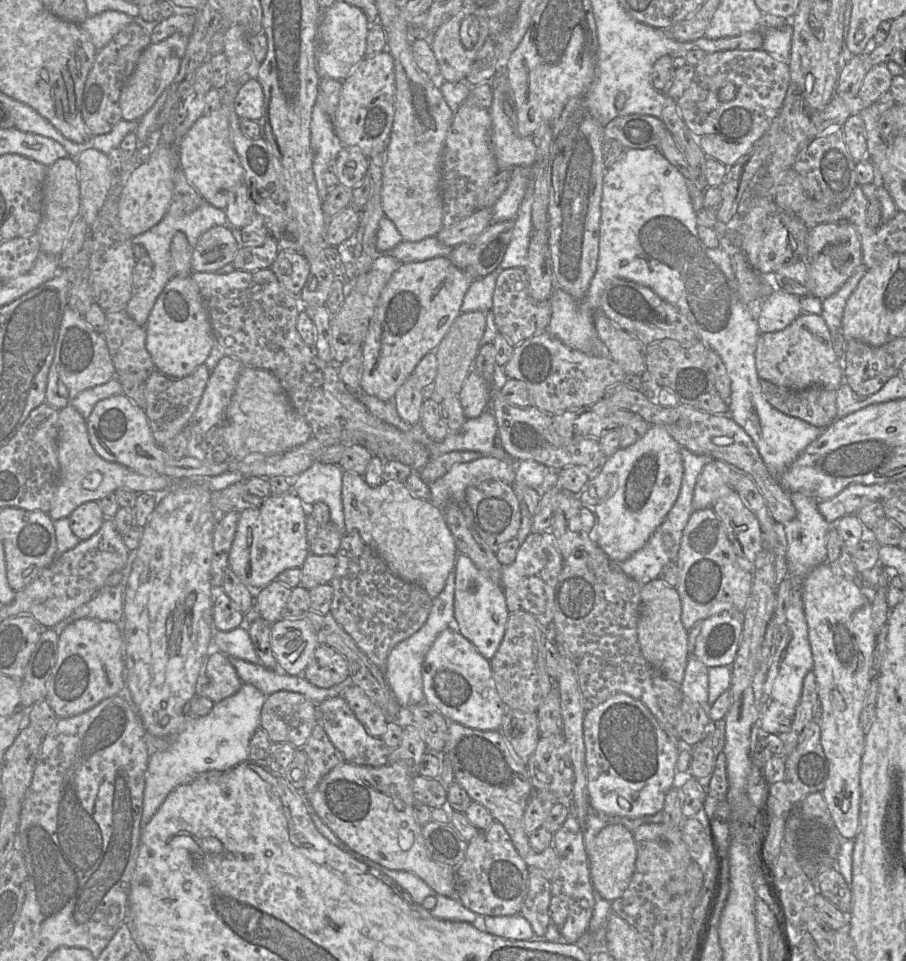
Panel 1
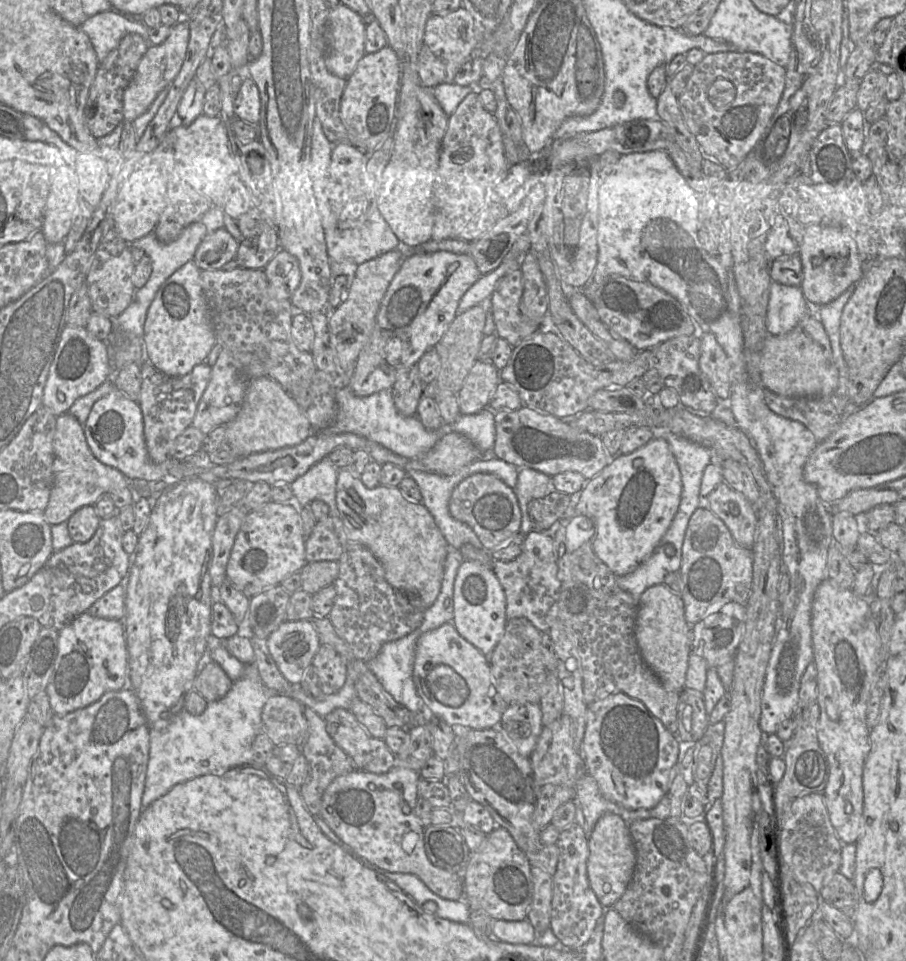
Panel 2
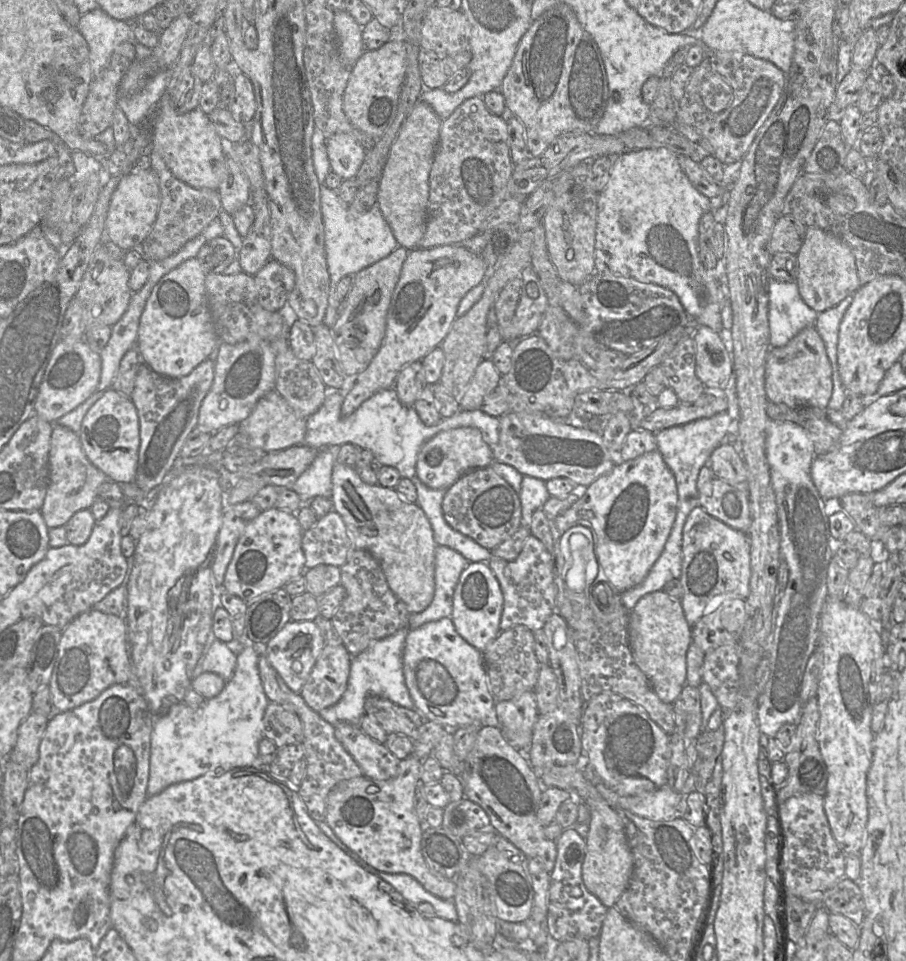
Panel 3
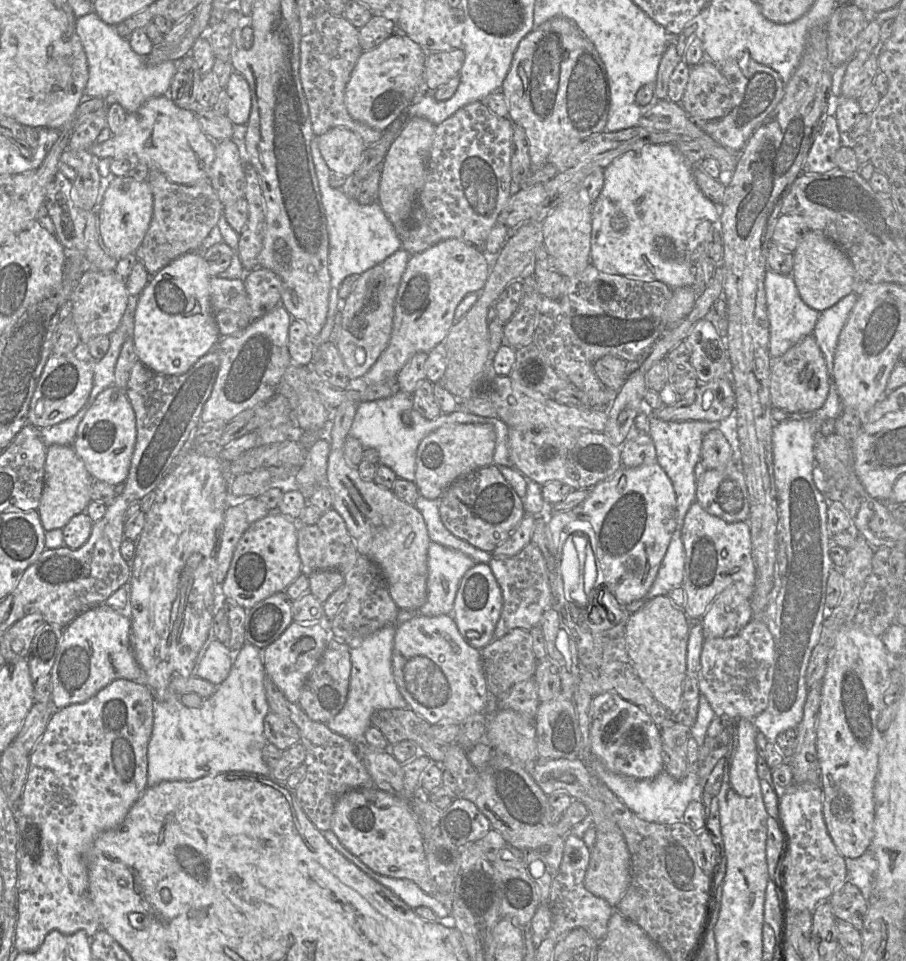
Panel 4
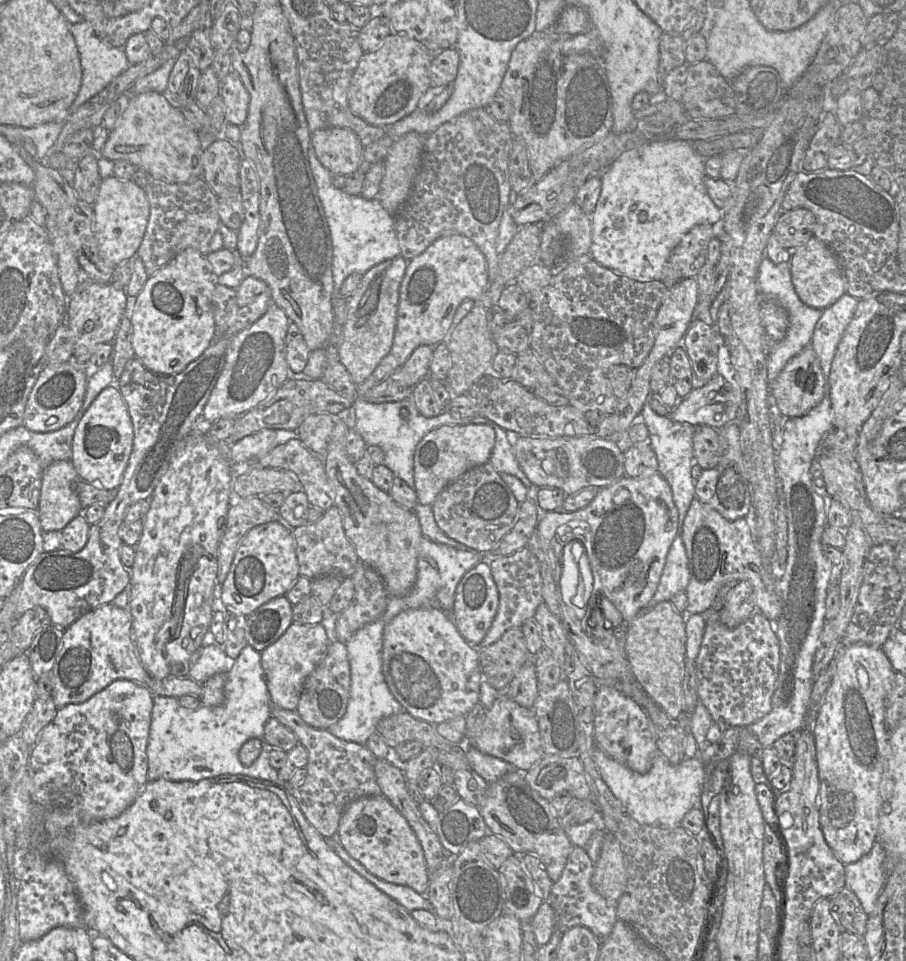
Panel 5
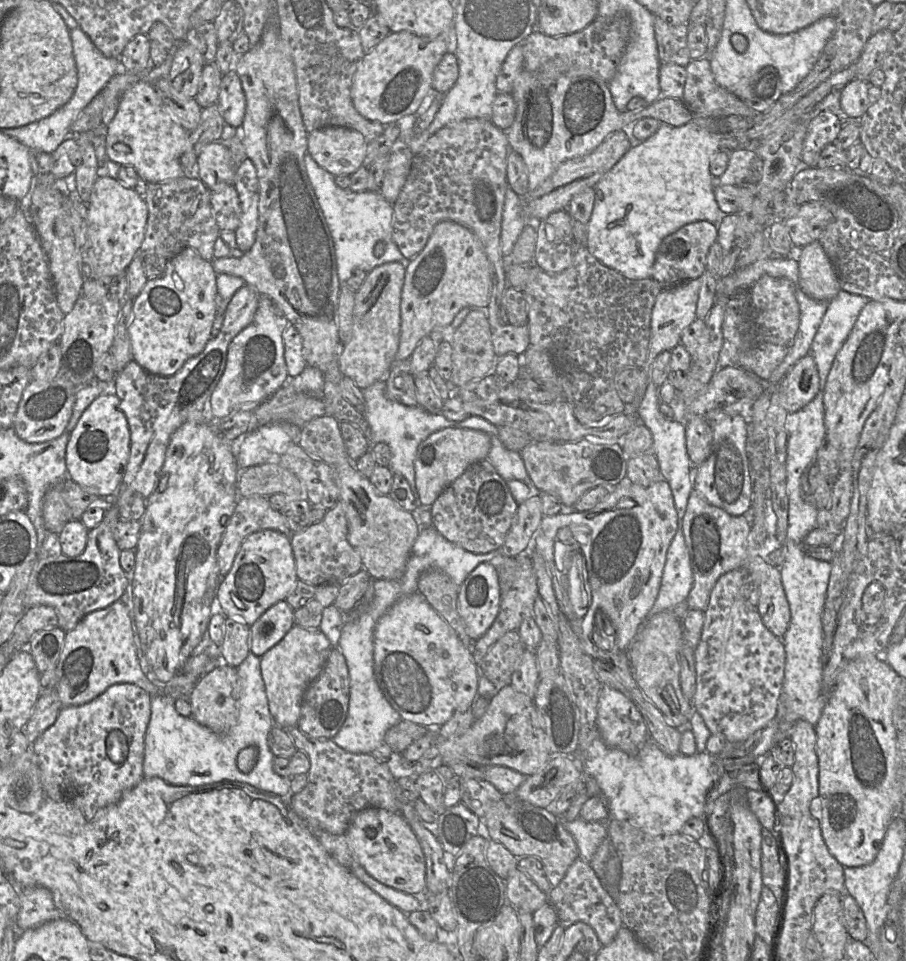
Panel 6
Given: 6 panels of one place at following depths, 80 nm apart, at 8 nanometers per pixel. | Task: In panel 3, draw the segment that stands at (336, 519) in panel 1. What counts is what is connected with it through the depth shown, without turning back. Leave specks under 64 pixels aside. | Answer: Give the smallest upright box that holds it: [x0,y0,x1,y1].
[293,447,336,504]

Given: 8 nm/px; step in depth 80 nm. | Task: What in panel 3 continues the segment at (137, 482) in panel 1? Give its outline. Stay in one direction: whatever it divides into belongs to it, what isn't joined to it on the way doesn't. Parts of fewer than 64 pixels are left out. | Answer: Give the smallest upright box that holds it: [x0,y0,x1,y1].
[40,426,108,529]

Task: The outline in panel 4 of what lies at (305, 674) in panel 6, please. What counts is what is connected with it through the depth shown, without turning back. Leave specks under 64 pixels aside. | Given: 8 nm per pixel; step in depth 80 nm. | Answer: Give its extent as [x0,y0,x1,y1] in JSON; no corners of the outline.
[263,620,329,702]

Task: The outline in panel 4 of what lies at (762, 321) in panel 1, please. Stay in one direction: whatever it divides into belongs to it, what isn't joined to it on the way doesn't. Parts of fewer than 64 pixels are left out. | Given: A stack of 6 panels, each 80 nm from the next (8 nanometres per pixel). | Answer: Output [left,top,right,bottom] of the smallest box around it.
[765,269,820,358]

